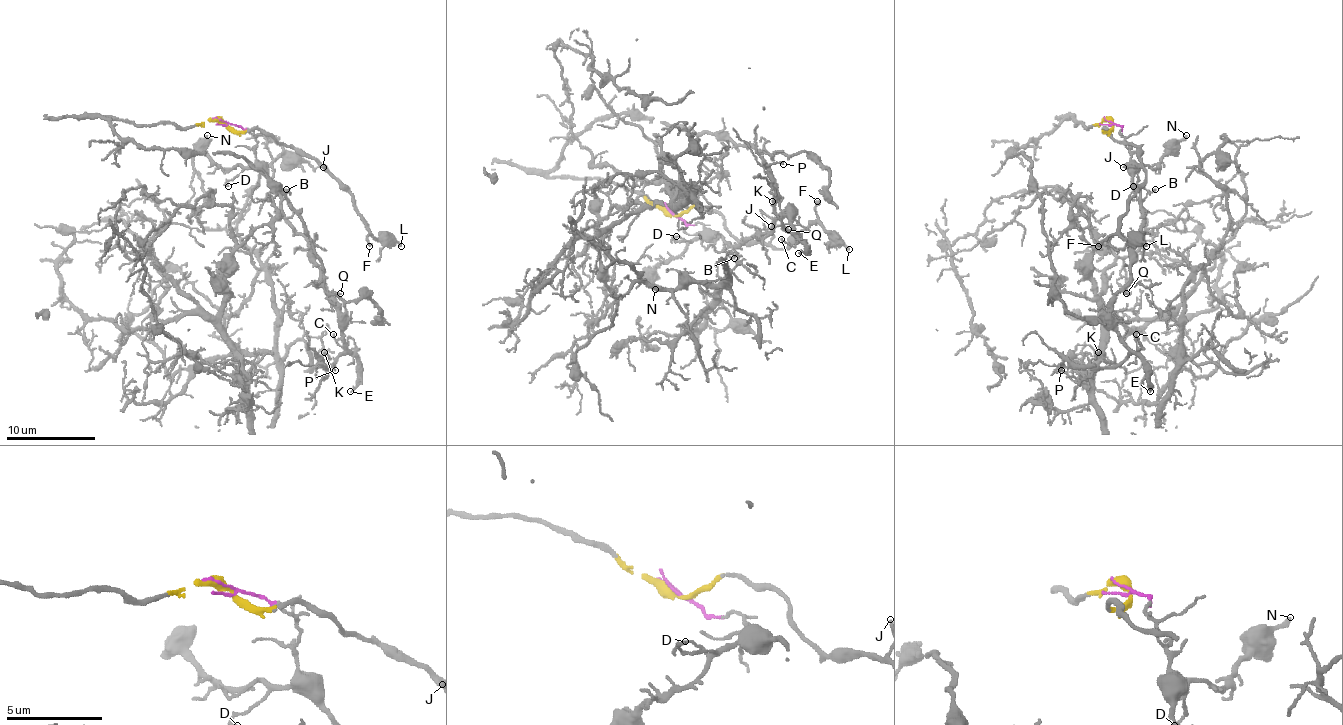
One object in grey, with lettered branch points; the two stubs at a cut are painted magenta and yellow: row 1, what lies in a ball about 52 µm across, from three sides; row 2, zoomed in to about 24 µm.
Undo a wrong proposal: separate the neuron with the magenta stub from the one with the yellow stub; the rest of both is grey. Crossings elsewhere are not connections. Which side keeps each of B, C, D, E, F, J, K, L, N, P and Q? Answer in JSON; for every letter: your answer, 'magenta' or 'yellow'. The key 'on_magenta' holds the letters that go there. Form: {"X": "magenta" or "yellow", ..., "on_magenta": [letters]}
{"B": "magenta", "C": "magenta", "D": "magenta", "E": "magenta", "F": "yellow", "J": "yellow", "K": "magenta", "L": "yellow", "N": "magenta", "P": "magenta", "Q": "magenta", "on_magenta": ["B", "C", "D", "E", "K", "N", "P", "Q"]}

